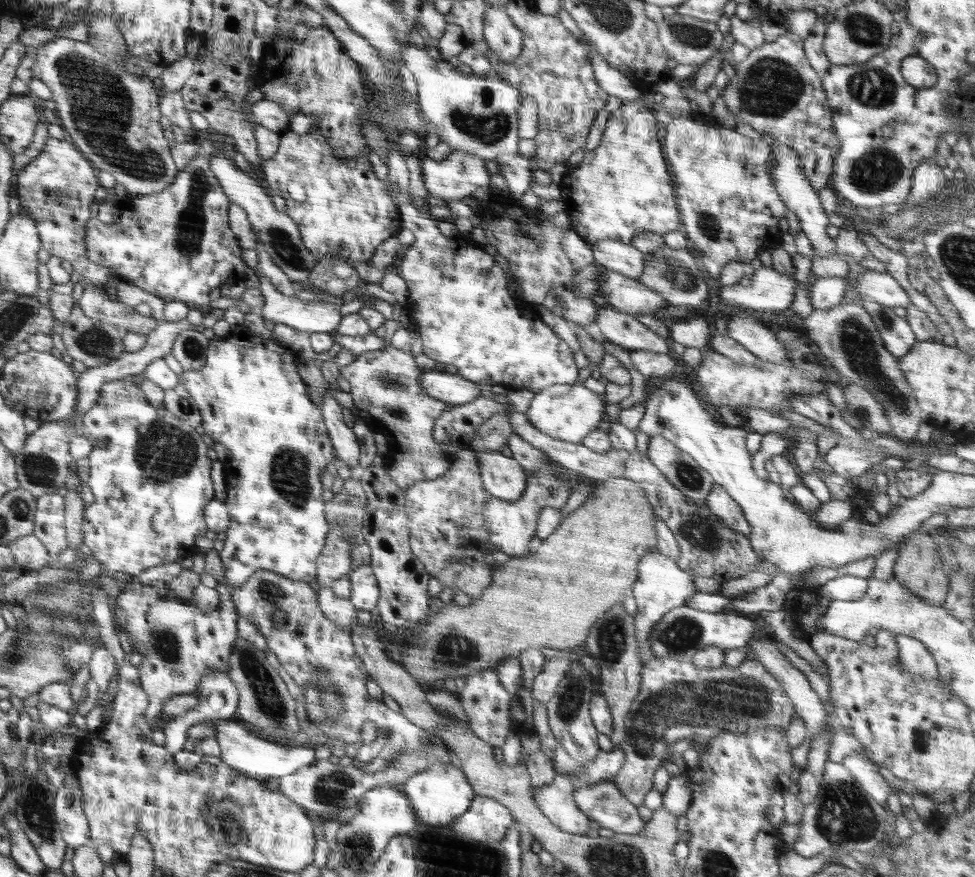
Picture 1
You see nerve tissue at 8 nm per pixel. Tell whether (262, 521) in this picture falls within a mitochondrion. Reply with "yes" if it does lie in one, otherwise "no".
no

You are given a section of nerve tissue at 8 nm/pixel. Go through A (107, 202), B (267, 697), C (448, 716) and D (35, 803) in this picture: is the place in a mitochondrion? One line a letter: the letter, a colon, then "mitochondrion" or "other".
A: other
B: mitochondrion
C: other
D: mitochondrion

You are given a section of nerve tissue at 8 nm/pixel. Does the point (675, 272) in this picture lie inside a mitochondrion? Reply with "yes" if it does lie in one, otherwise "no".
yes

